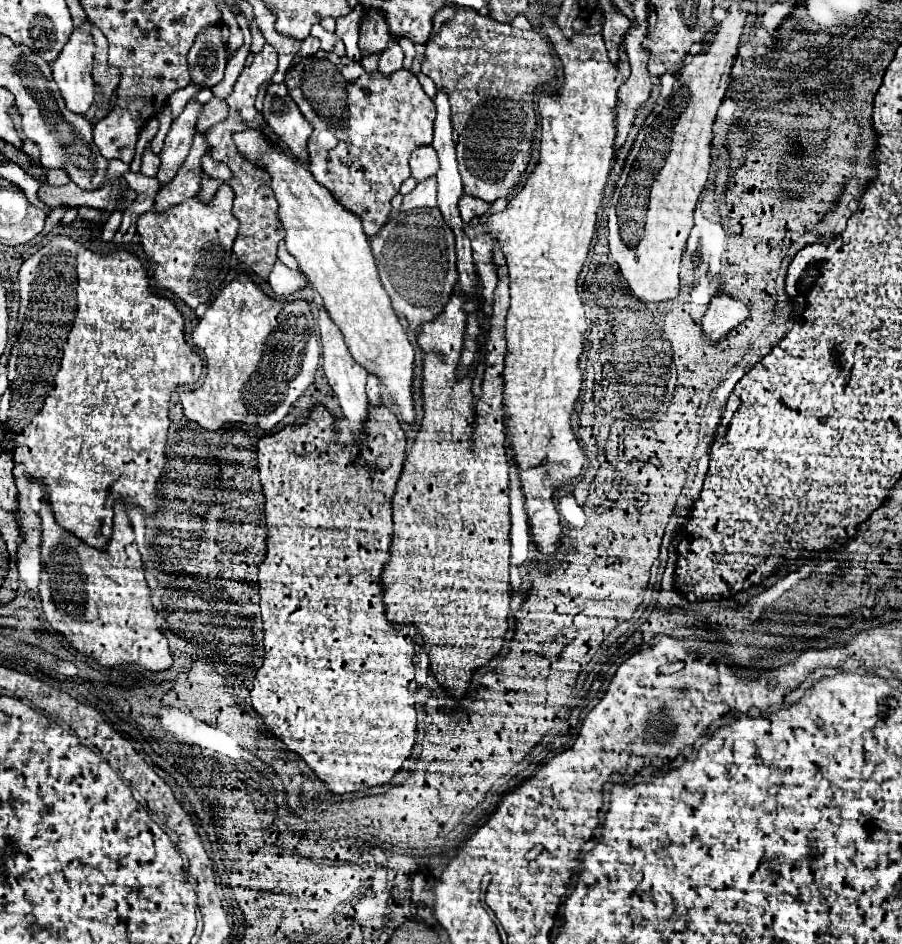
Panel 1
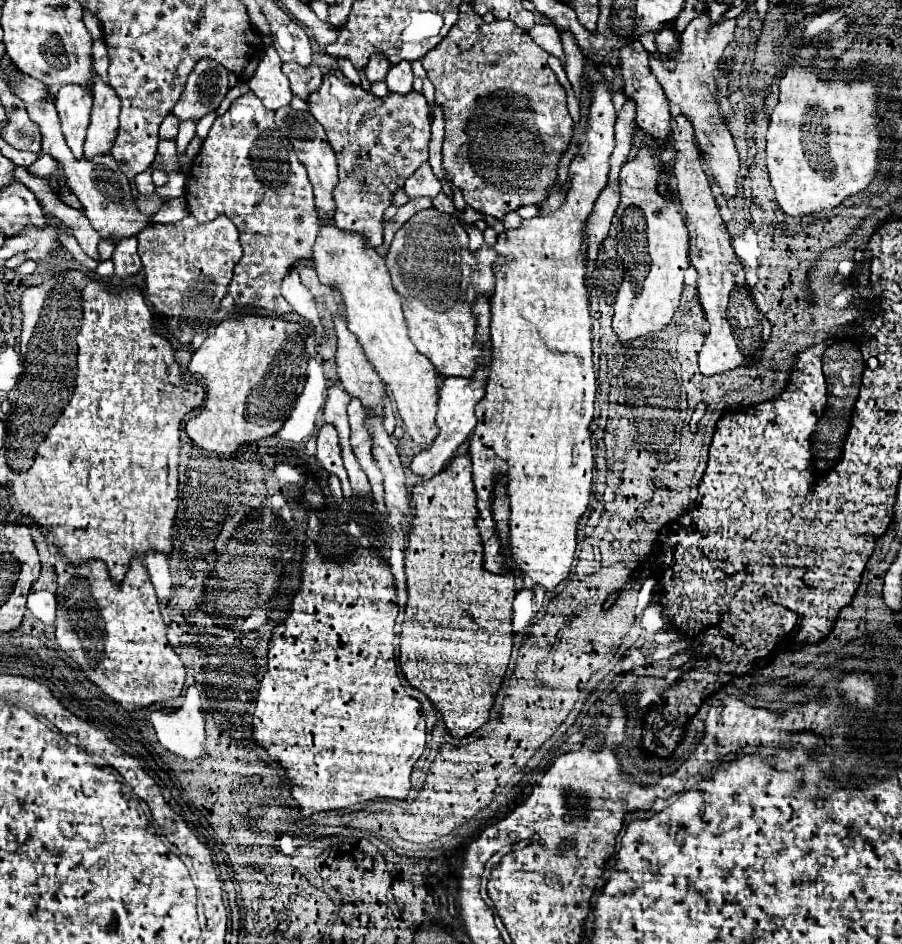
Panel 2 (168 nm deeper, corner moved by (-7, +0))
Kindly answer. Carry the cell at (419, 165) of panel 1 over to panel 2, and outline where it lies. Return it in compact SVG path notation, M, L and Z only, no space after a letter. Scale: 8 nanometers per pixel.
M426 161L414 171L414 175L410 179L406 179L404 191L408 193L410 199L414 199L414 197L436 197L438 193L442 193L442 183L438 181L430 163Z

